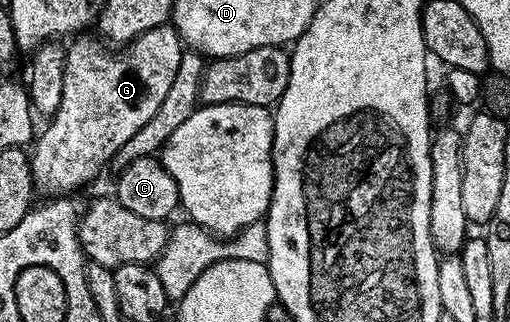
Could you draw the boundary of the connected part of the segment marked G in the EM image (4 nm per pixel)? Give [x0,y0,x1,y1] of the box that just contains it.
[30,23,182,198]

